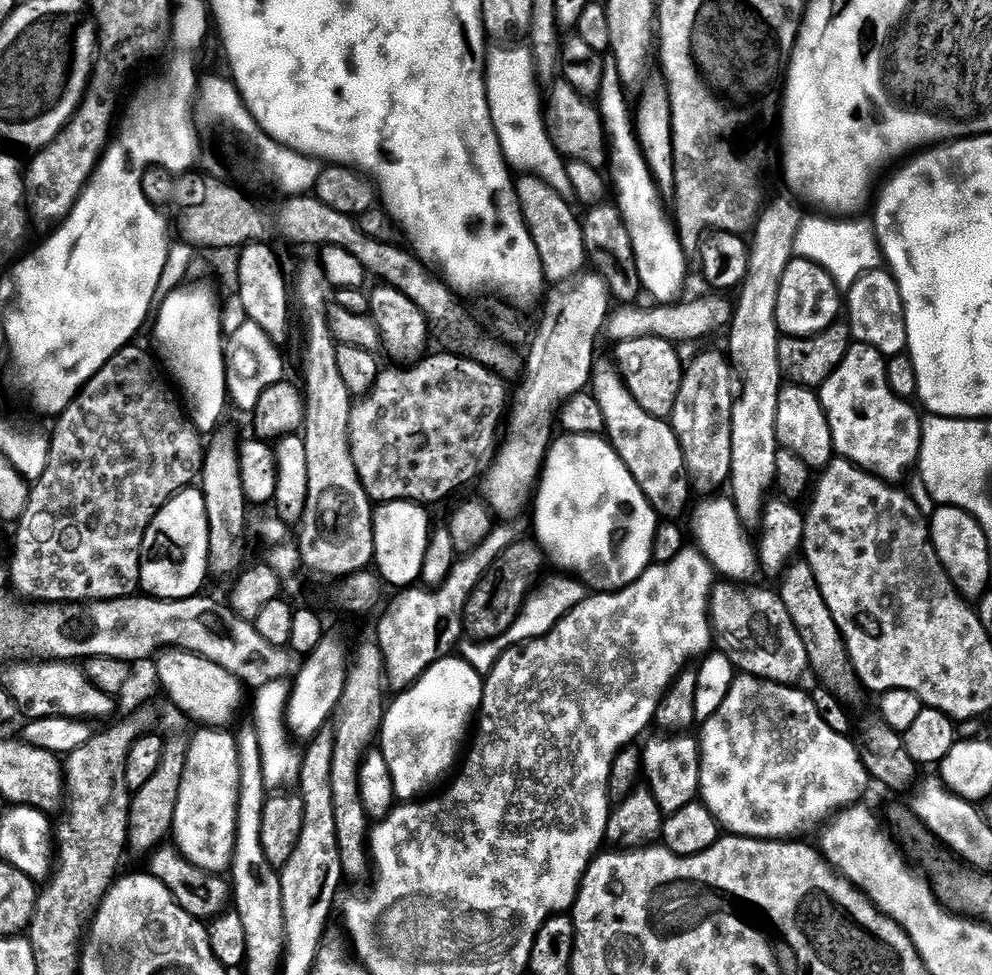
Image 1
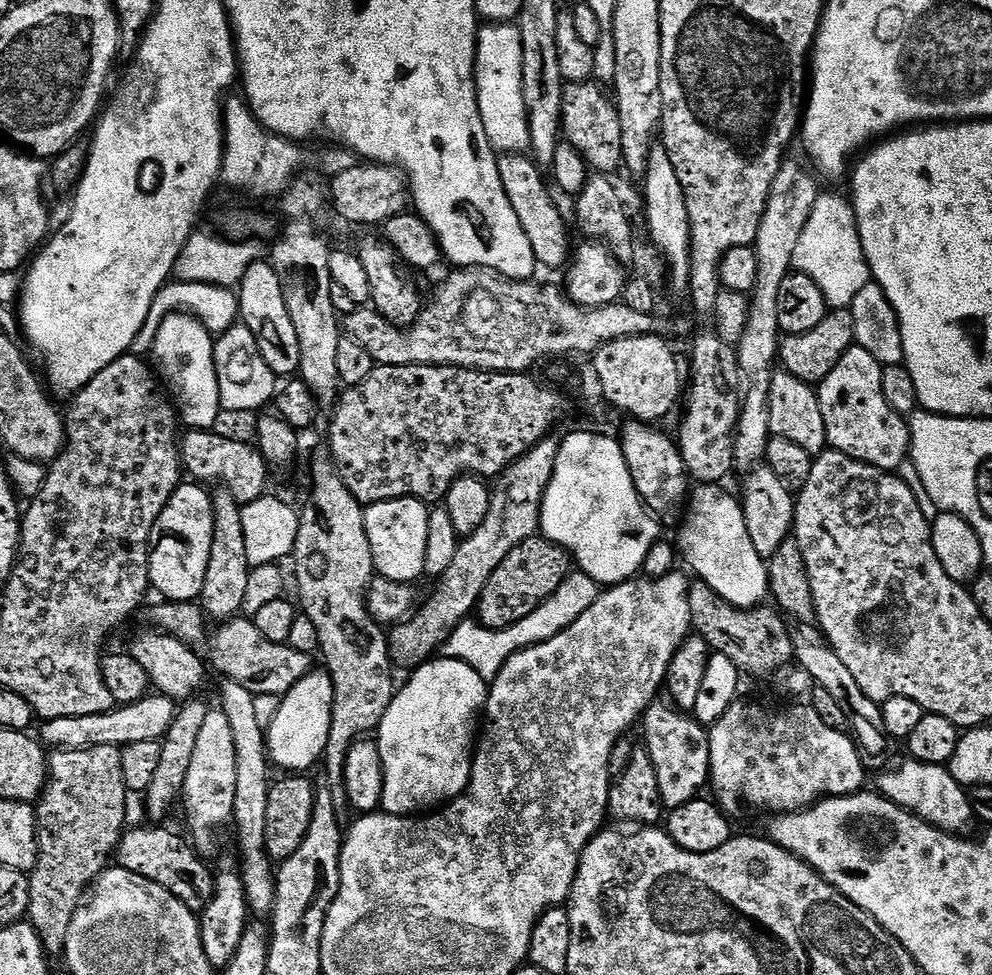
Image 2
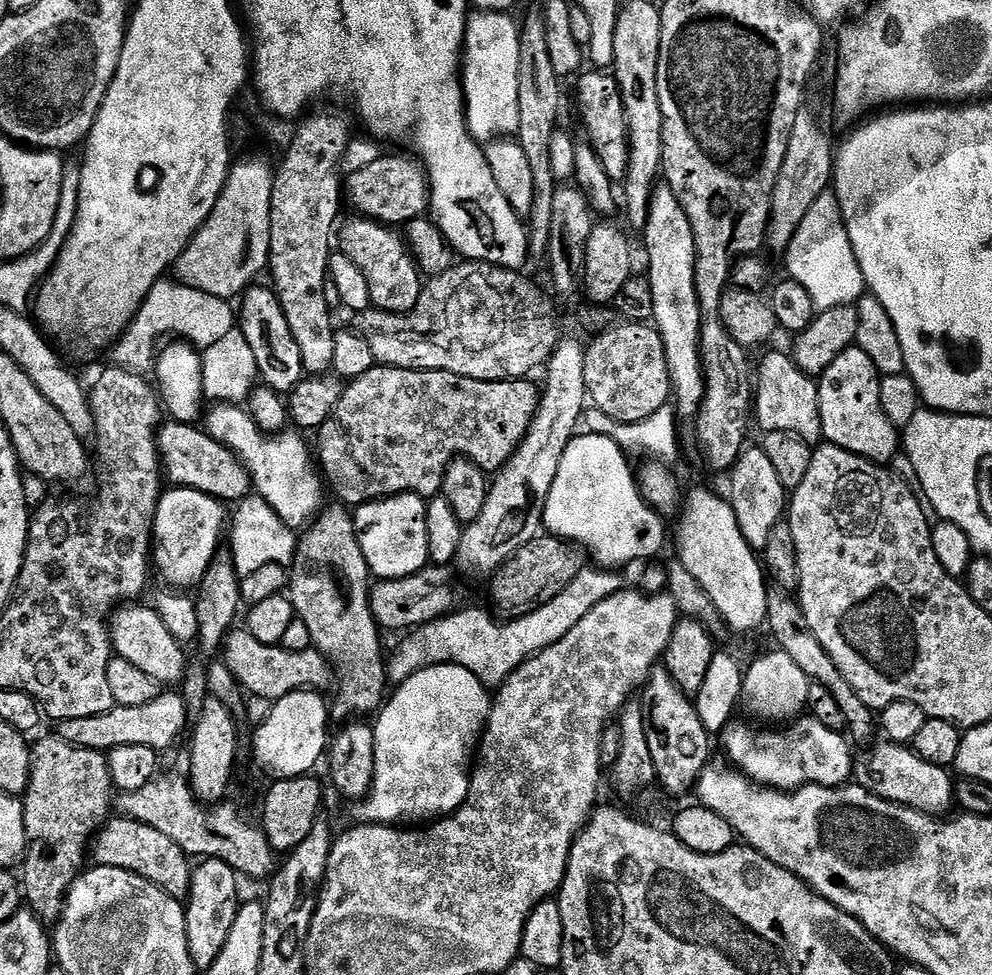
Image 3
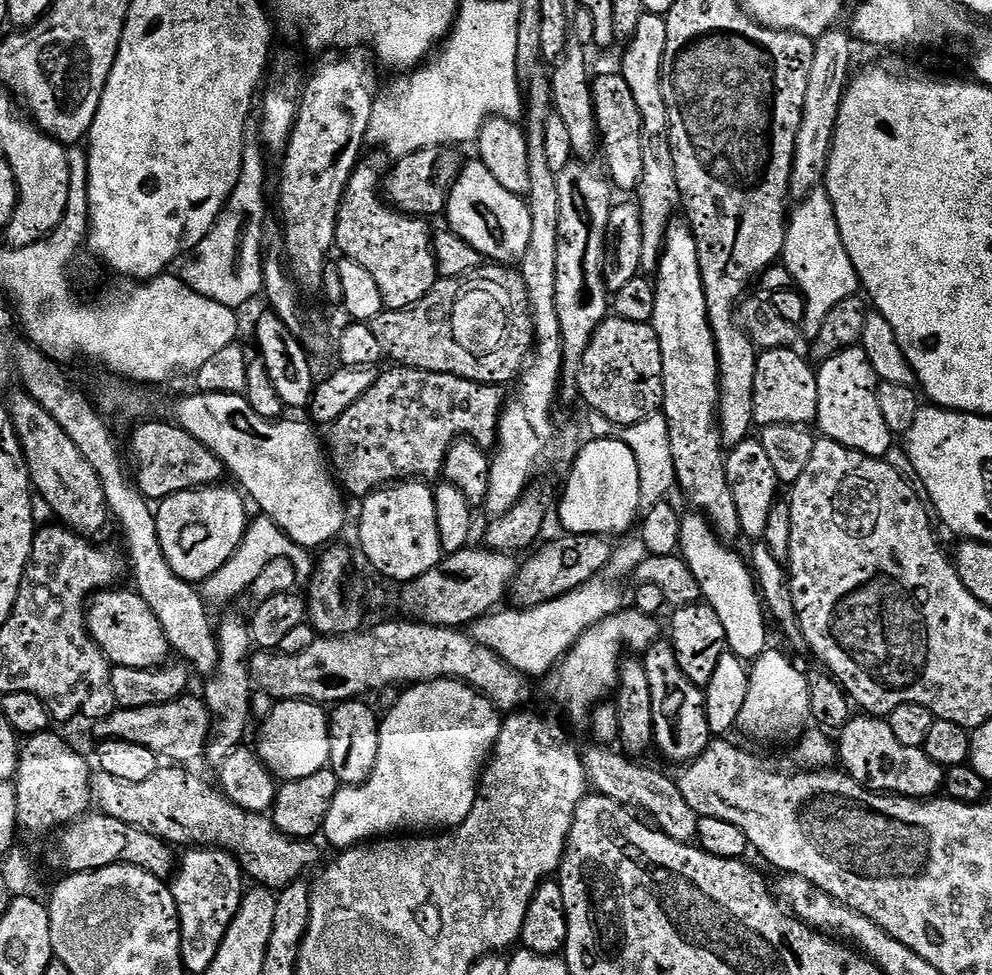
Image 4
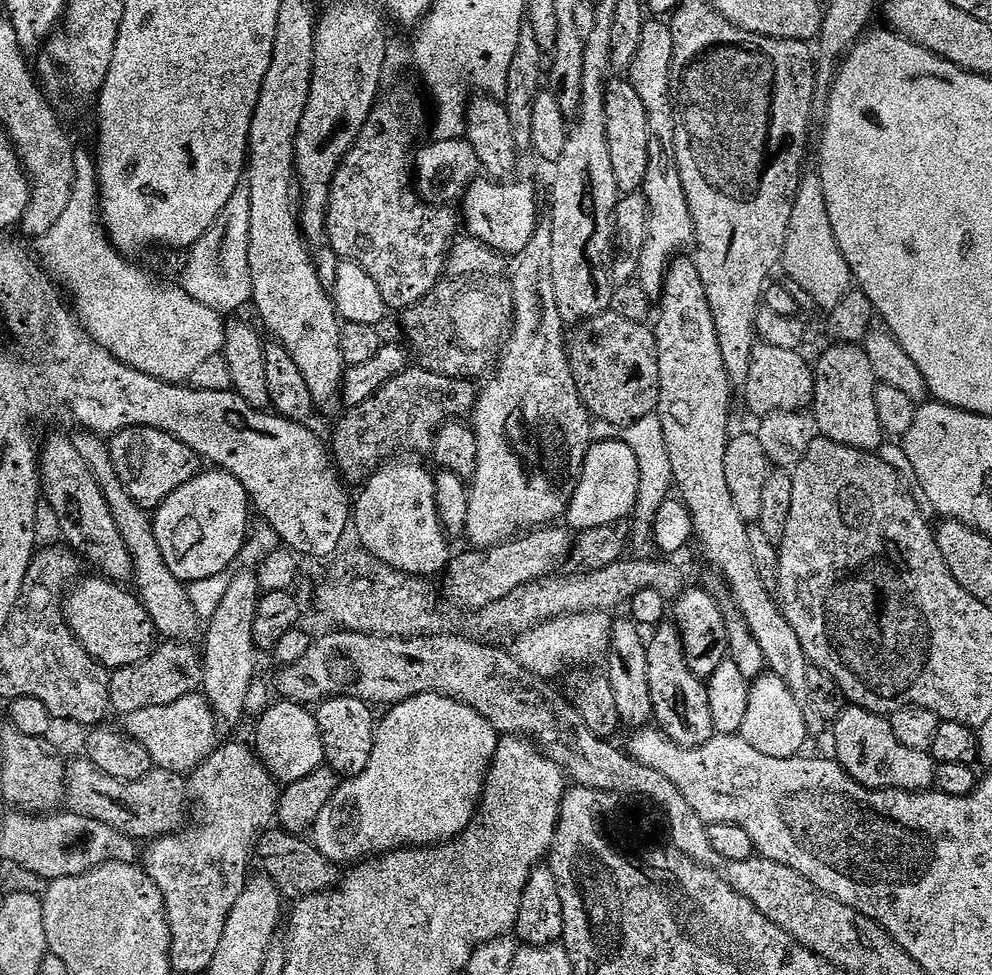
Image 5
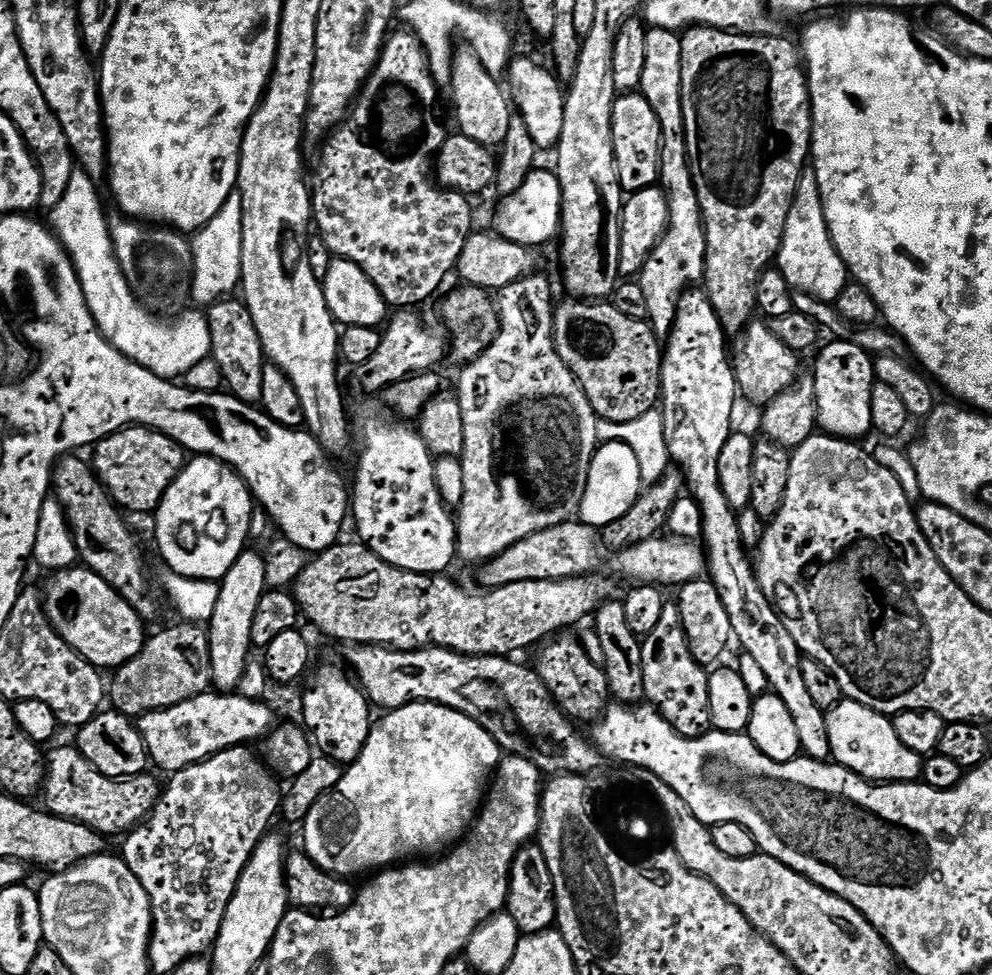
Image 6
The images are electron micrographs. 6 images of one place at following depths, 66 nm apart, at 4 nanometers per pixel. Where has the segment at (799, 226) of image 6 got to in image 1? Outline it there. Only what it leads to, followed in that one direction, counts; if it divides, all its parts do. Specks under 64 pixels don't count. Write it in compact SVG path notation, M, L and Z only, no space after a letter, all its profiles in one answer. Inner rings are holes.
M816 214L820 216L810 215L801 222L801 229L798 230L797 237L794 239L794 252L801 260L809 260L818 266L822 266L822 270L826 270L826 274L830 274L830 278L836 283L837 288L847 290L854 286L854 282L858 282L858 278L862 278L862 274L872 272L875 268L881 267L882 253L880 244L876 241L876 233L873 225L868 224L864 218L833 218L828 214Z

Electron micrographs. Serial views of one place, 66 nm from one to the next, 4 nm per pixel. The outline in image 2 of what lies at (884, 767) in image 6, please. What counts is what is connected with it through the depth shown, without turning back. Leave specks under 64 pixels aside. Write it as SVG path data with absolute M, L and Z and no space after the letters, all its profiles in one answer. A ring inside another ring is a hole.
M913 758L906 760L905 764L900 764L897 768L889 767L879 773L879 795L943 832L963 833L963 828L974 820L972 802L968 798L965 785L959 784L943 764L923 764L922 761Z

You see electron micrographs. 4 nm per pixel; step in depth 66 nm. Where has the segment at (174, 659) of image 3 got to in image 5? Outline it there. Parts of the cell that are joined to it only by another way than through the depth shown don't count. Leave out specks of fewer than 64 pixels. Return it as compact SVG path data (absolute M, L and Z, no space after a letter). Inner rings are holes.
M107 578L95 579L81 579L64 597L64 617L74 638L78 638L80 645L109 670L142 662L158 644L158 633L150 614L146 614L139 595L128 593L124 589L127 587Z

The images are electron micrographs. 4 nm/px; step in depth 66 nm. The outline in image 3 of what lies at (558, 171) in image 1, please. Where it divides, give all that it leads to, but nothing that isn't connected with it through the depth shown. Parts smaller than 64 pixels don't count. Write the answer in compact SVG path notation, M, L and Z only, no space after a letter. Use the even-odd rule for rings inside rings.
M473 11L468 17L468 29L464 35L464 51L462 53L462 83L464 85L464 116L468 119L468 132L476 140L487 142L501 138L515 137L518 130L518 62L520 61L521 25L512 21L513 17L506 12Z

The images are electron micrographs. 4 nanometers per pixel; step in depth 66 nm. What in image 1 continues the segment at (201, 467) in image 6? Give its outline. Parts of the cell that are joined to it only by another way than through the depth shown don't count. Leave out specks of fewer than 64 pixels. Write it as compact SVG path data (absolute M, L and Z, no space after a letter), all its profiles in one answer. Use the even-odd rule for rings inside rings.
M196 486L183 488L150 522L146 530L146 538L140 551L140 588L147 595L157 600L185 600L191 596L199 596L205 591L204 579L209 579L208 567L208 522L206 502L201 489Z

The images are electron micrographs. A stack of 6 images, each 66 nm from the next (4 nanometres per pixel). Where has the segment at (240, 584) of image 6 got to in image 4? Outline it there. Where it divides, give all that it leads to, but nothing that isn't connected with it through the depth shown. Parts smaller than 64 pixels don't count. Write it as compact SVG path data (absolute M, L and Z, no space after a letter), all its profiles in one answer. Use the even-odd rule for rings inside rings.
M224 616L218 620L215 629L216 646L218 648L218 670L216 675L207 681L202 691L204 705L208 707L208 715L212 721L210 735L206 749L206 760L213 766L223 764L234 749L245 743L244 735L248 732L248 722L253 719L251 712L251 698L254 691L254 681L250 671L246 653L253 647L252 639L248 636L248 625L245 617Z

